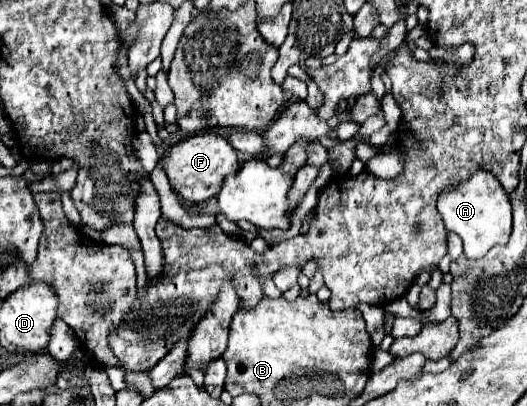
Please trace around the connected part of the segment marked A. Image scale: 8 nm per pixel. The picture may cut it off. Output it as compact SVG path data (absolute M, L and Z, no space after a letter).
M479 169L457 187L441 191L436 206L443 217L447 231L453 231L463 239L463 249L469 259L479 259L493 245L505 245L509 239L511 233L509 195L503 191L501 183L489 171Z

